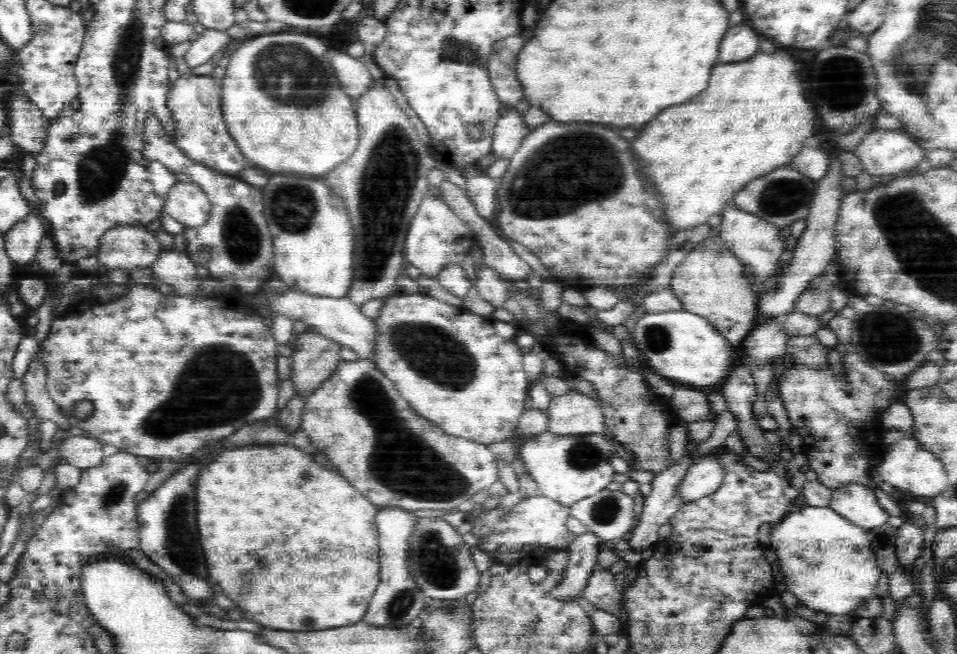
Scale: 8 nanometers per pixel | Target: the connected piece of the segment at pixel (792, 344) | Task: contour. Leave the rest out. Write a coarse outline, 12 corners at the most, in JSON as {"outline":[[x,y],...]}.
{"outline":[[814,335],[790,337],[789,361],[828,369],[827,347]]}

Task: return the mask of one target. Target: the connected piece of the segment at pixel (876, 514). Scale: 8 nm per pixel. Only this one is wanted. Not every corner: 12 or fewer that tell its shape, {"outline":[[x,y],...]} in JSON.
{"outline":[[847,483],[829,507],[852,524],[878,528],[890,515],[873,490]]}

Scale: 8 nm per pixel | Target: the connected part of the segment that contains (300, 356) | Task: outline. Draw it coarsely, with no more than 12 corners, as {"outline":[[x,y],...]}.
{"outline":[[307,327],[293,337],[296,395],[307,398],[341,363],[342,345]]}

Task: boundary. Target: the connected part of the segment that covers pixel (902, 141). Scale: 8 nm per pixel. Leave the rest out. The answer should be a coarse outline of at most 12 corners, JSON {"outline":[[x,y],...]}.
{"outline":[[873,130],[855,155],[871,175],[894,178],[926,161],[926,146]]}

